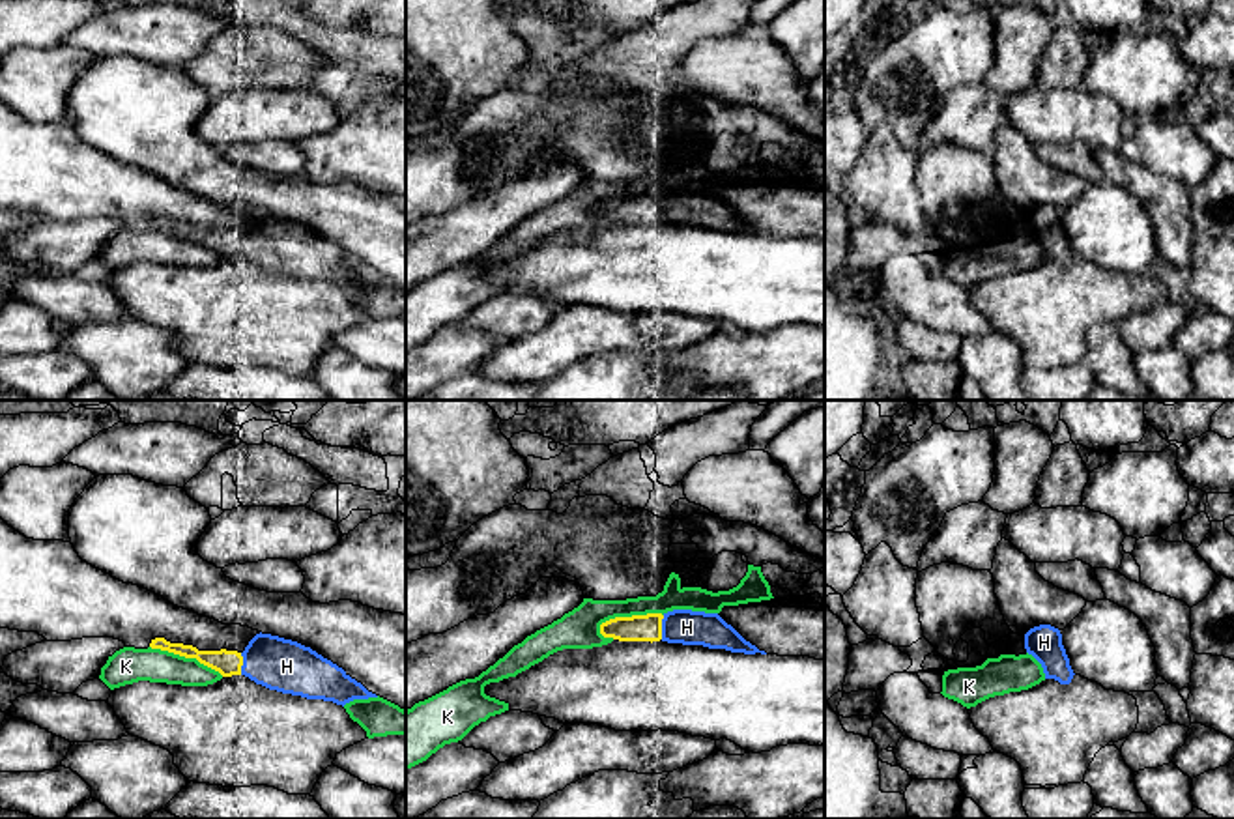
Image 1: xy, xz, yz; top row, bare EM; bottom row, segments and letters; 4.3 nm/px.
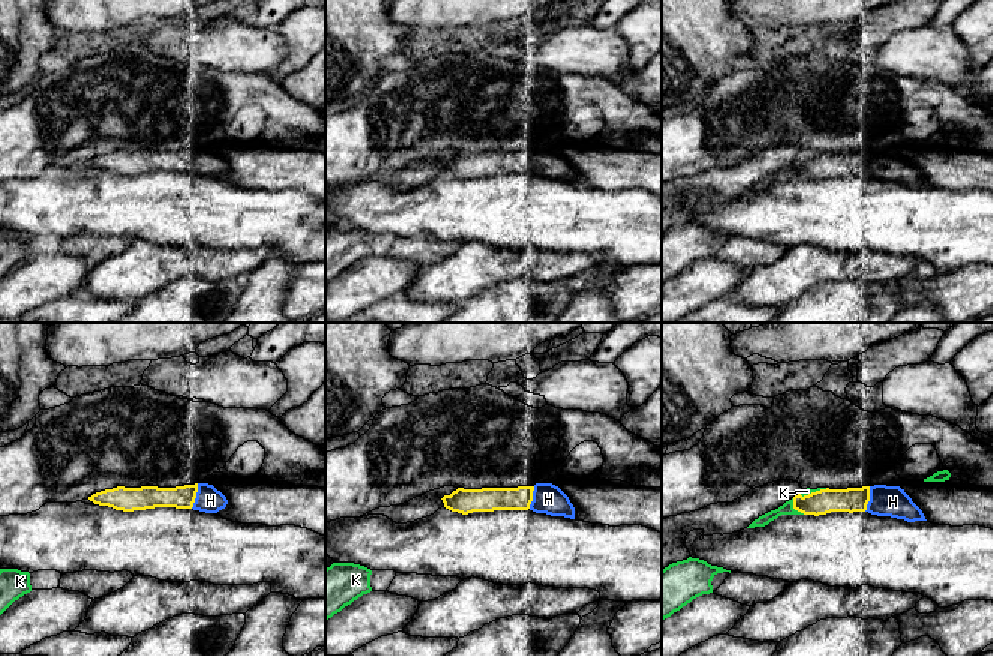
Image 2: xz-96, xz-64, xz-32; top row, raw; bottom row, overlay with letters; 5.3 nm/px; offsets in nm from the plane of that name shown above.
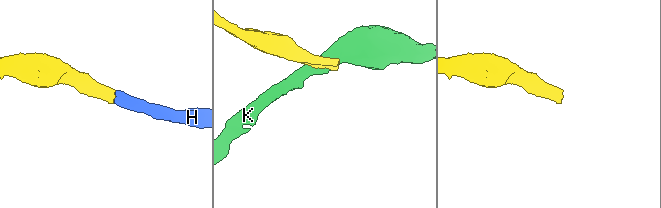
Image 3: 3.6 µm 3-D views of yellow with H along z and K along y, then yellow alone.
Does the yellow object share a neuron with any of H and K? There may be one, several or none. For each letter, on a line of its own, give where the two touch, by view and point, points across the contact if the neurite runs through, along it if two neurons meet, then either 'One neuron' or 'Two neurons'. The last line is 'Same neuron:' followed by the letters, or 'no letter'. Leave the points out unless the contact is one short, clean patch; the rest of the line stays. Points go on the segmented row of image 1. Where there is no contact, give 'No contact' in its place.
H: Touches yellow at xz (660, 627). One neuron
K: Touches yellow at xz (627, 617). Boundary: xz (662, 614), (616, 616), (606, 619), (599, 632). Two neurons
Same neuron: H

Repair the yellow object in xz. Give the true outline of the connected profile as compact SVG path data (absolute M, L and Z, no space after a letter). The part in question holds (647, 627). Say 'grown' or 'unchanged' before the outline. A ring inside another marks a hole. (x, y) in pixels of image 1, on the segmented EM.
grown | M673 610L667 613L647 613L615 617L600 625L604 638L619 641L667 641L682 645L703 645L744 654L767 654L746 641L718 613Z

